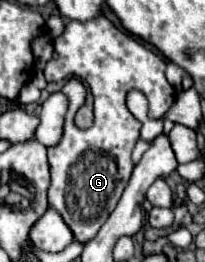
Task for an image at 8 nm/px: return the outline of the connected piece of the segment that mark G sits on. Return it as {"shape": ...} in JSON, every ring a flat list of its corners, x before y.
{"shape":[[97,16,89,22,69,20,65,24,65,32,59,38,55,38,53,48,59,56,55,60,49,60,45,66,47,82,63,80,63,72,73,72,75,78,81,78,89,86,89,90,95,98,95,120,93,120,91,128,79,130,79,128,75,128,73,118,65,118,65,132,63,132,61,142,57,144,57,148,47,150,49,166,51,166,51,188,49,188,47,198,49,198,49,206,53,206,63,216,67,226,73,230,75,240,89,242,97,234,97,230,103,226,105,218,109,218,109,214,115,210,115,206,131,178,131,172,133,172,131,150,133,150,135,142,139,140,141,122,135,120,135,116,131,116,131,112,127,108,129,90,139,90,149,98,149,116,163,116,175,100,175,88,165,80,163,58,155,54,153,50,149,50,141,40,119,30,105,16]]}

